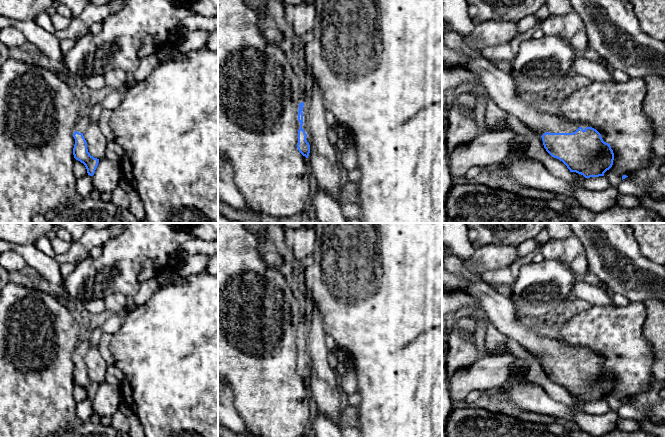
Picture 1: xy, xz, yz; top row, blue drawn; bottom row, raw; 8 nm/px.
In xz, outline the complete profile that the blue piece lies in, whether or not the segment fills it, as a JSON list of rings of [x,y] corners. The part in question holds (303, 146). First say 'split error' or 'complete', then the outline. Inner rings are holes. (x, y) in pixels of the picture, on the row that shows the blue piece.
split error; [[[308,86],[302,89],[302,100],[299,104],[298,110],[298,121],[300,122],[300,129],[298,130],[298,144],[297,148],[299,152],[308,158],[310,153],[310,145],[306,140],[308,133],[308,116],[309,116],[309,105],[310,105],[310,90]]]

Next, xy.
split error; [[[82,113],[75,125],[75,132],[73,134],[75,139],[73,155],[76,160],[85,165],[88,175],[93,176],[98,166],[99,159],[90,155],[87,149],[87,142],[83,136],[83,133],[87,130],[91,123],[89,115]]]

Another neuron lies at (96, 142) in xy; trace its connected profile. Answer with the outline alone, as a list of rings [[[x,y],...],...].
[[[91,123],[83,133],[83,136],[87,142],[87,149],[90,155],[99,160],[104,158],[107,150],[107,140],[98,124]]]

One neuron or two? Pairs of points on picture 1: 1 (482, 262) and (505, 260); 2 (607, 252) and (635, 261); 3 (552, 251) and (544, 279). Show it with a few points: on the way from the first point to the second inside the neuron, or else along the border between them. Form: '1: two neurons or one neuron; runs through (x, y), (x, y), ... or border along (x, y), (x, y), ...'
1: one neuron; runs through (488, 260), (499, 260)
2: one neuron; runs through (614, 257), (618, 261), (628, 261)
3: two neurons; border along (545, 258), (559, 260), (568, 265)

